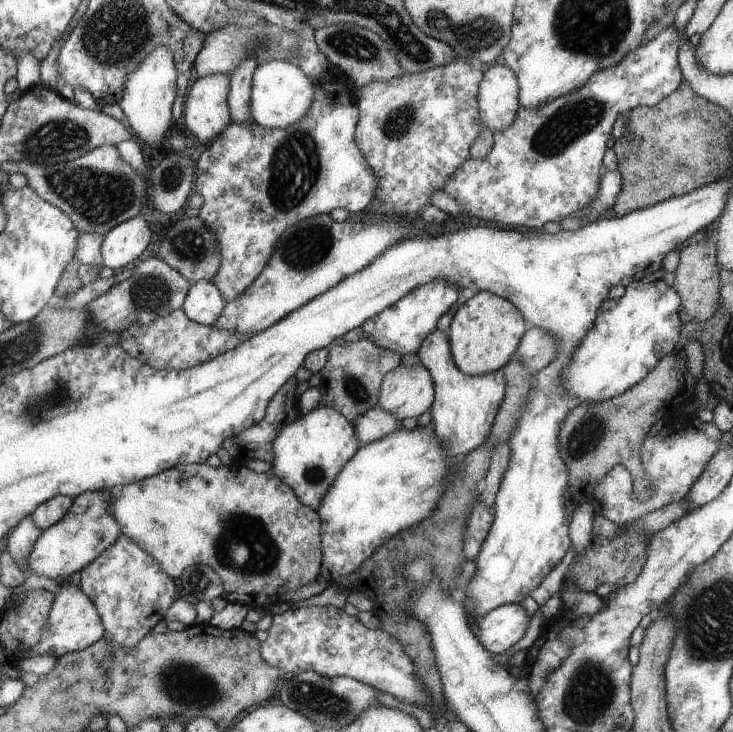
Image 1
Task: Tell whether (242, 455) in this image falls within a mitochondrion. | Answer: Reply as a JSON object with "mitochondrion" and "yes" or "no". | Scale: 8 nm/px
{"mitochondrion":"no"}

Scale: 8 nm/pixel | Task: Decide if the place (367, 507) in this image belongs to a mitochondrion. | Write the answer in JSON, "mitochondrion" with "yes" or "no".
{"mitochondrion":"no"}

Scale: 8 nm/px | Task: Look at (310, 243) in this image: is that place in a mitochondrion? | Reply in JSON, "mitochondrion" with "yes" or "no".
{"mitochondrion":"yes"}

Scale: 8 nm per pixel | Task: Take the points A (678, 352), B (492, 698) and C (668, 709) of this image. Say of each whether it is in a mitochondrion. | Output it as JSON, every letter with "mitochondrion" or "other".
{"A":"other","B":"other","C":"other"}

